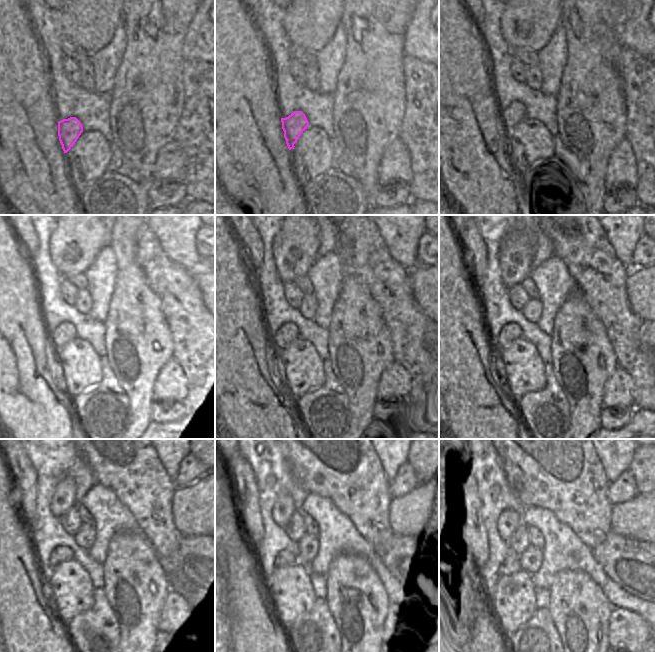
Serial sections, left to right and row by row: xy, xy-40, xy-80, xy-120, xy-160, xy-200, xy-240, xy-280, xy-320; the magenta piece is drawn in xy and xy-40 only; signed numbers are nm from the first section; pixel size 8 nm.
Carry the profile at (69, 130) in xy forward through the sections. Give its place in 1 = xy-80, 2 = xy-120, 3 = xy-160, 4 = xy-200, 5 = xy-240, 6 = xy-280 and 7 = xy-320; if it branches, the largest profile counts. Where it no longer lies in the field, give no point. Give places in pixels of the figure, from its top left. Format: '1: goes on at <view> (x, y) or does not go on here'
1: goes on at xy-80 (516, 112)
2: goes on at xy-120 (66, 332)
3: goes on at xy-160 (288, 332)
4: goes on at xy-200 (510, 332)
5: goes on at xy-240 (59, 555)
6: goes on at xy-280 (284, 558)
7: goes on at xy-320 (510, 564)

